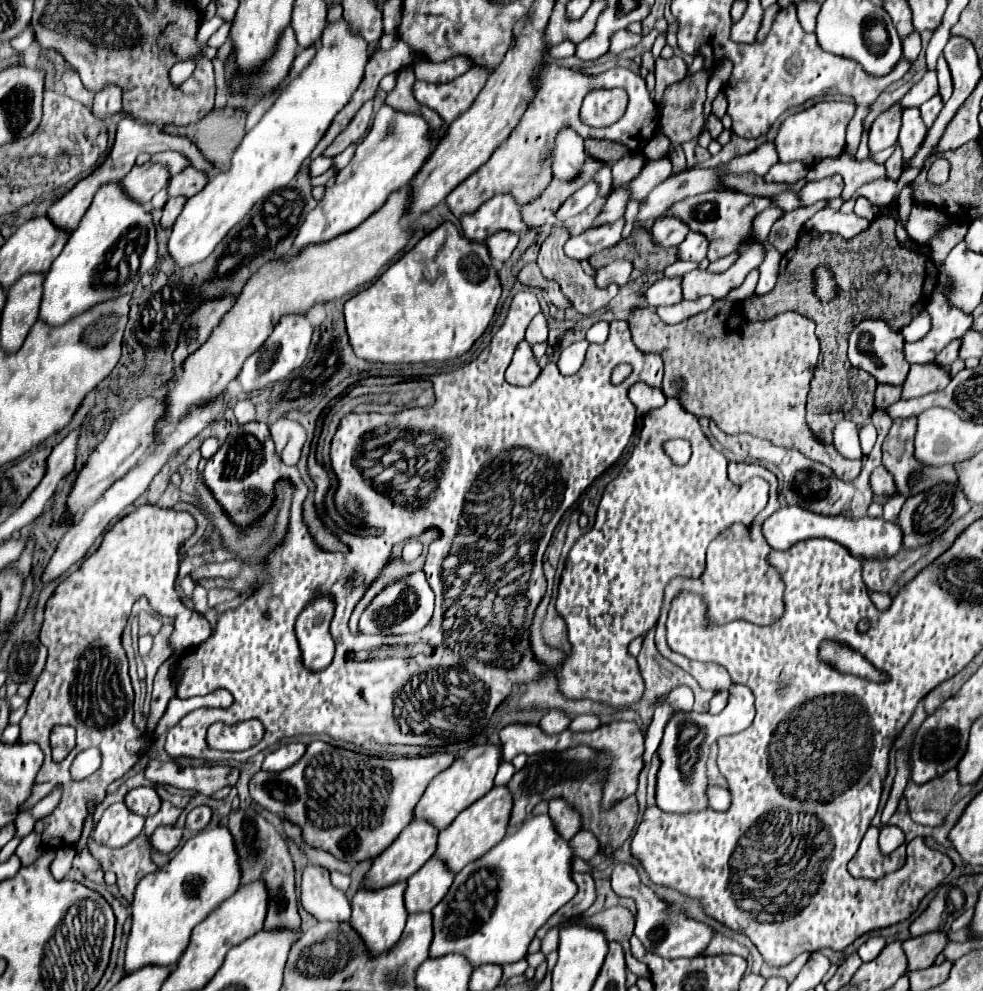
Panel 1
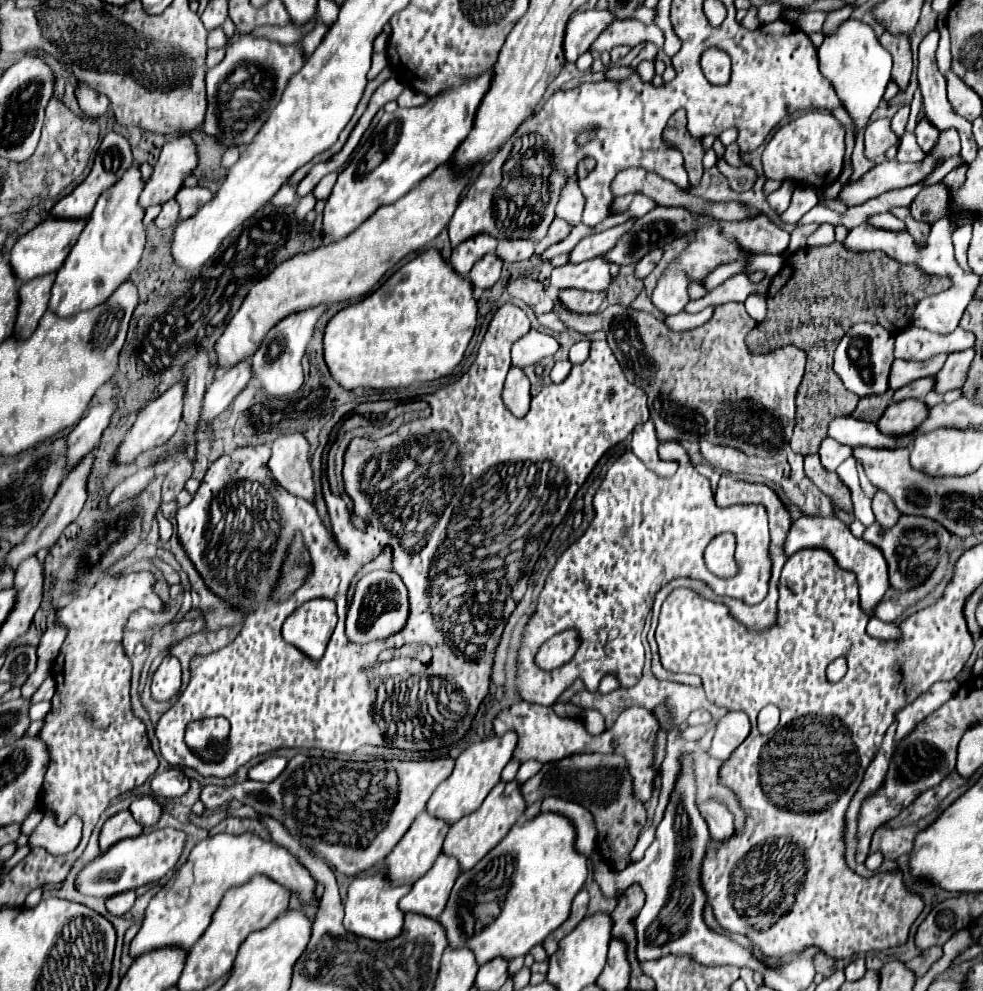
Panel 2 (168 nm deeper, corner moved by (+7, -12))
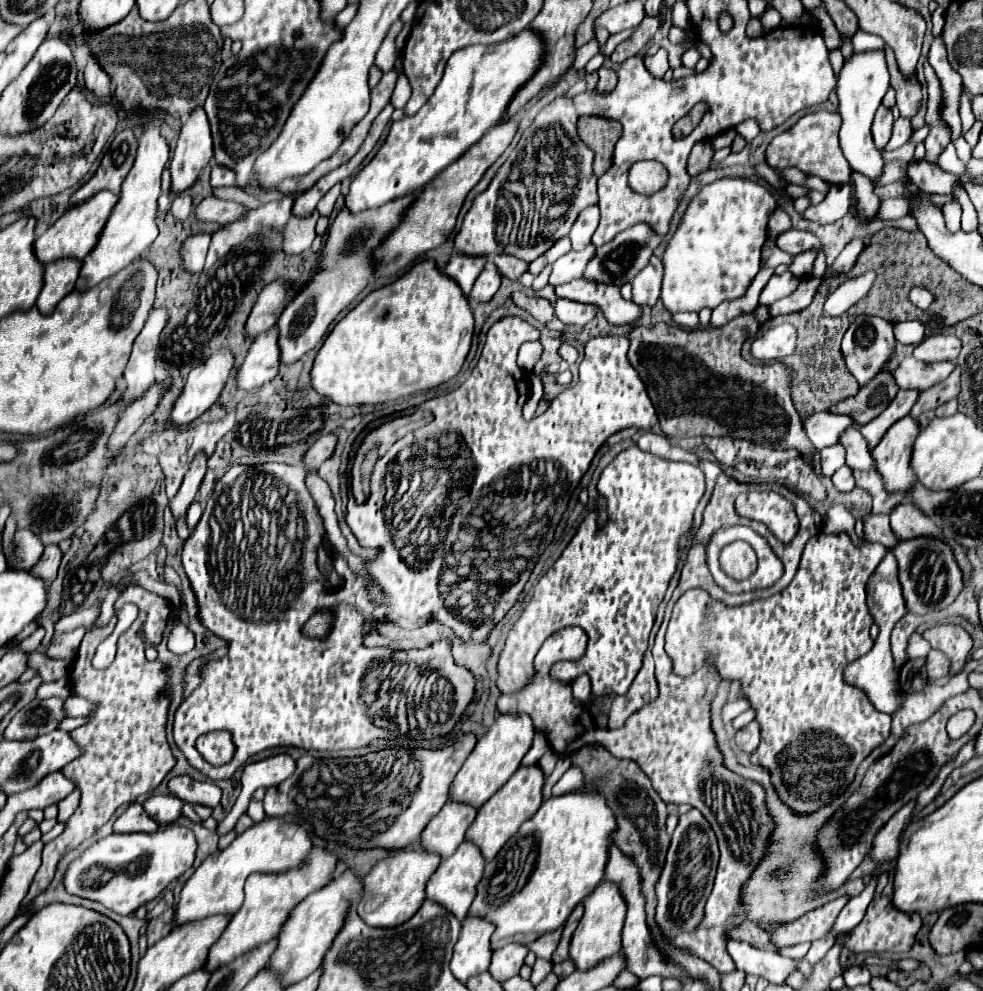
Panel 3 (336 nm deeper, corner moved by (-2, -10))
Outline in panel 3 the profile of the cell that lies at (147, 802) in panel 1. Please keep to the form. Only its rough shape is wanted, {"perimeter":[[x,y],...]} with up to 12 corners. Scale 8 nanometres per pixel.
{"perimeter":[[172,794],[150,796],[144,810],[160,826],[182,816],[182,800]]}

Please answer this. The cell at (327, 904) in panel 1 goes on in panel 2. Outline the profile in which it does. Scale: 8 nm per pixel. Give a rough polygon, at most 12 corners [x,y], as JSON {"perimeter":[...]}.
{"perimeter":[[215,834],[151,898],[129,948],[189,950],[229,888],[265,874],[319,908],[285,848]]}

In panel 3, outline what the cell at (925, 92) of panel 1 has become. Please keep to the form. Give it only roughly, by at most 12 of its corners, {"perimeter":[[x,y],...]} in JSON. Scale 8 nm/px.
{"perimeter":[[898,118],[884,150],[896,150],[912,136],[910,122]]}

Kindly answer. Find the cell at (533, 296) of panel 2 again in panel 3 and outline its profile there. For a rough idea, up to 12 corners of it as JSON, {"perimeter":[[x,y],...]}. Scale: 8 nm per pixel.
{"perimeter":[[514,292],[512,302],[532,314],[538,322],[548,324],[554,308],[544,298]]}

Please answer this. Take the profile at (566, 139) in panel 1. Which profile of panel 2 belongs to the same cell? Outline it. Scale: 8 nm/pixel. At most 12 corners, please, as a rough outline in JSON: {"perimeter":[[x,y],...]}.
{"perimeter":[[569,180],[557,202],[557,216],[577,226],[583,196],[577,180]]}

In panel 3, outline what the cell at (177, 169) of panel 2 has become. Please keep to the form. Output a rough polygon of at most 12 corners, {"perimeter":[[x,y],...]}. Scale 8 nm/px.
{"perimeter":[[202,106],[184,122],[170,164],[172,192],[190,188],[212,158]]}

